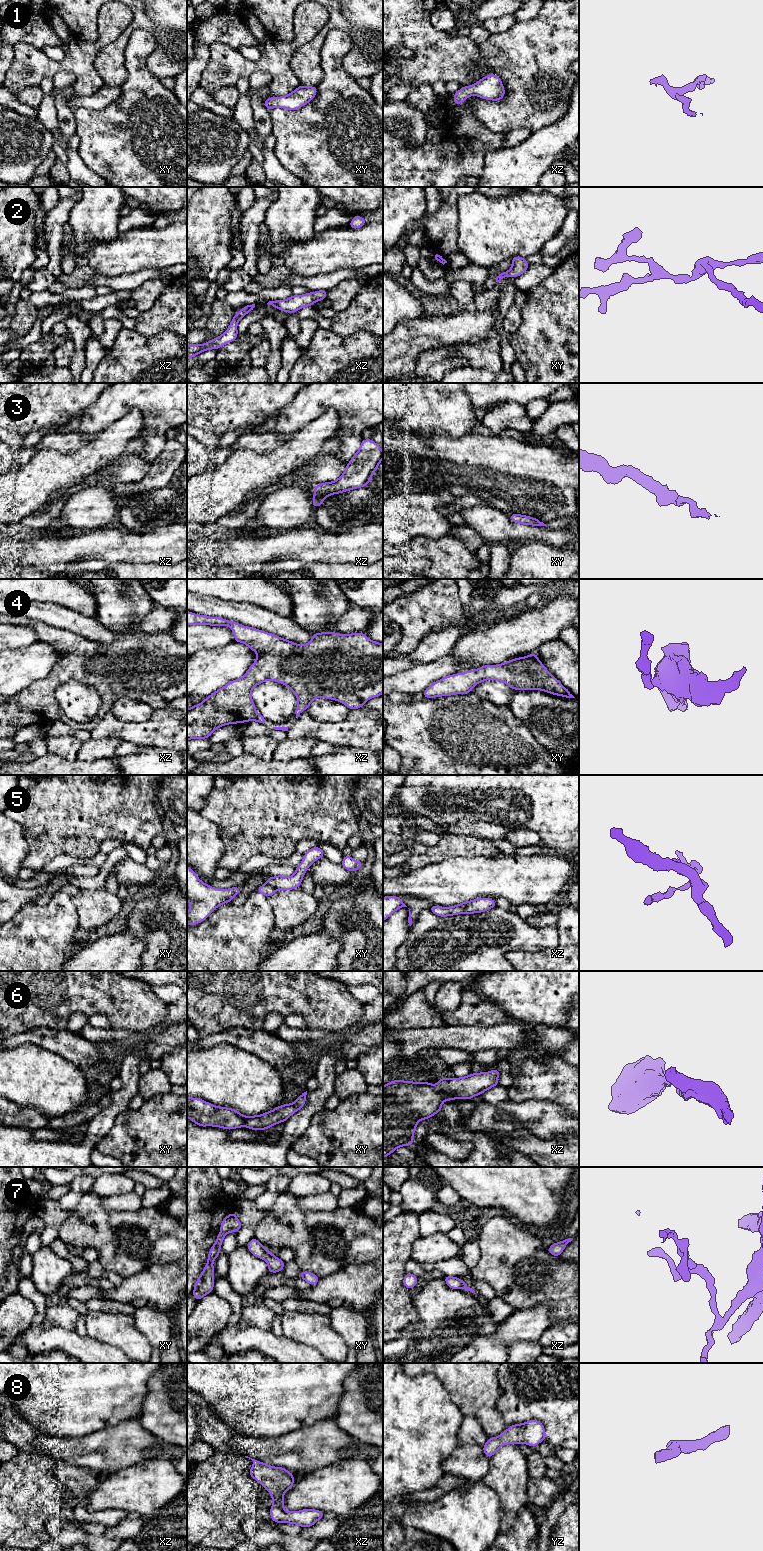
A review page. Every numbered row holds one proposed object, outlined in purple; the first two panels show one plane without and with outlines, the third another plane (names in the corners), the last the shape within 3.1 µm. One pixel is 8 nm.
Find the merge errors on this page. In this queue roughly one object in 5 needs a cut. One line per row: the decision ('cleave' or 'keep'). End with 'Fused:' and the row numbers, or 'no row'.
1: keep
2: keep
3: keep
4: keep
5: keep
6: keep
7: keep
8: keep
Fused: no row

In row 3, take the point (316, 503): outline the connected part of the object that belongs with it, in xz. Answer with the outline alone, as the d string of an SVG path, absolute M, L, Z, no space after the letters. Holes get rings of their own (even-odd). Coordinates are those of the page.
M363 439L359 450L337 480L315 486L313 508L321 506L328 496L368 485L382 459L381 447L372 439Z

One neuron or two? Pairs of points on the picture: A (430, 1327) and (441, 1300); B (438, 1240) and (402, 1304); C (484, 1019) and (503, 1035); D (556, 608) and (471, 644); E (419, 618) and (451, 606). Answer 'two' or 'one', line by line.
A: one
B: two
C: two
D: one
E: one

